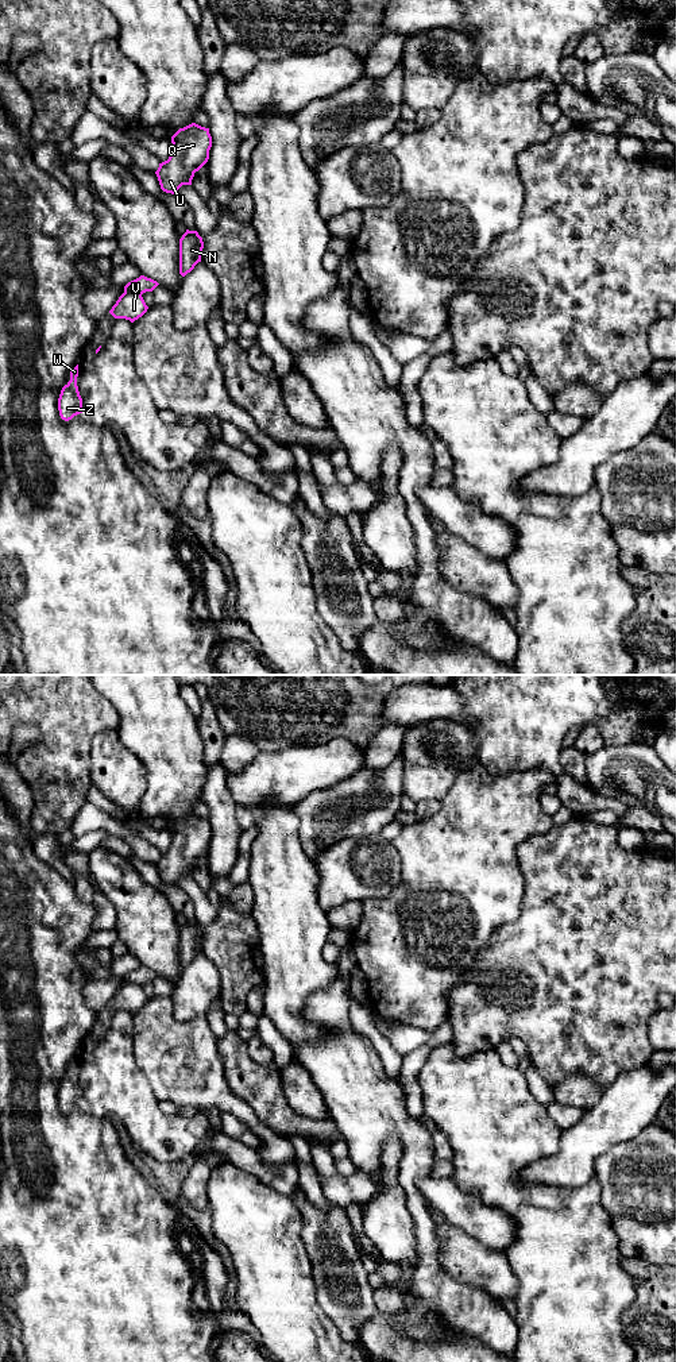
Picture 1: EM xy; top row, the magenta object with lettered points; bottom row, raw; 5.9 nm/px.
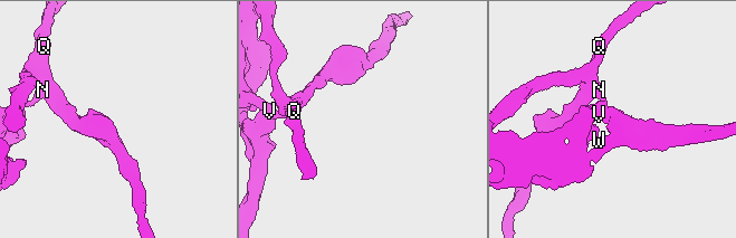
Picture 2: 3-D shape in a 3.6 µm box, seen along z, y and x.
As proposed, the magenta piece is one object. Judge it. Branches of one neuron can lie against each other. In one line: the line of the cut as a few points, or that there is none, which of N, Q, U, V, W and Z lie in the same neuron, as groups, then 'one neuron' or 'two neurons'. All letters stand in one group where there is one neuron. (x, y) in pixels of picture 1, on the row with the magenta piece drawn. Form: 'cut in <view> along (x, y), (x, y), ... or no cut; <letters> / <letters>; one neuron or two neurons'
cut in xy along (124, 292), (136, 292), (141, 296); N Q U / V W Z; two neurons

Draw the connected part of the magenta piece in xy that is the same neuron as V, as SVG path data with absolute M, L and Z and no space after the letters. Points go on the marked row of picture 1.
M134 292L123 293L116 304L112 306L109 313L115 319L125 319L134 323L147 312L148 306L146 305L143 297Z

